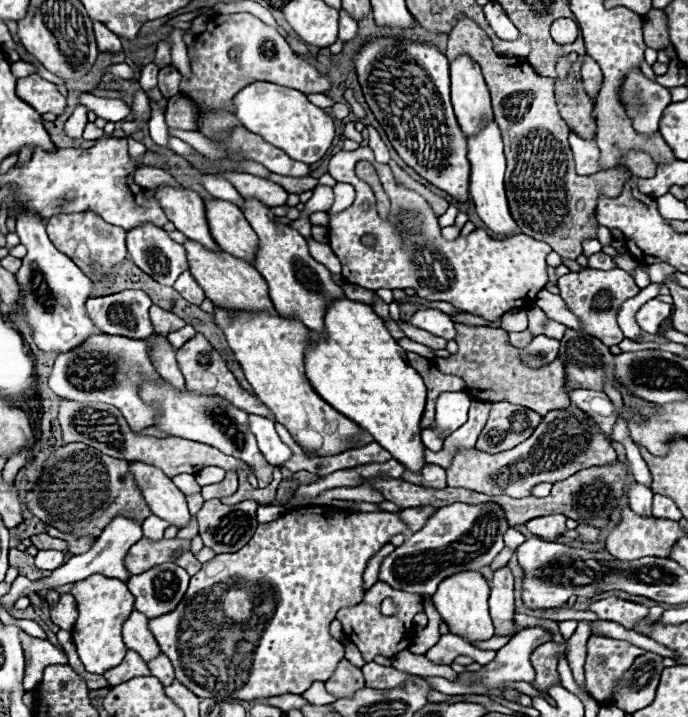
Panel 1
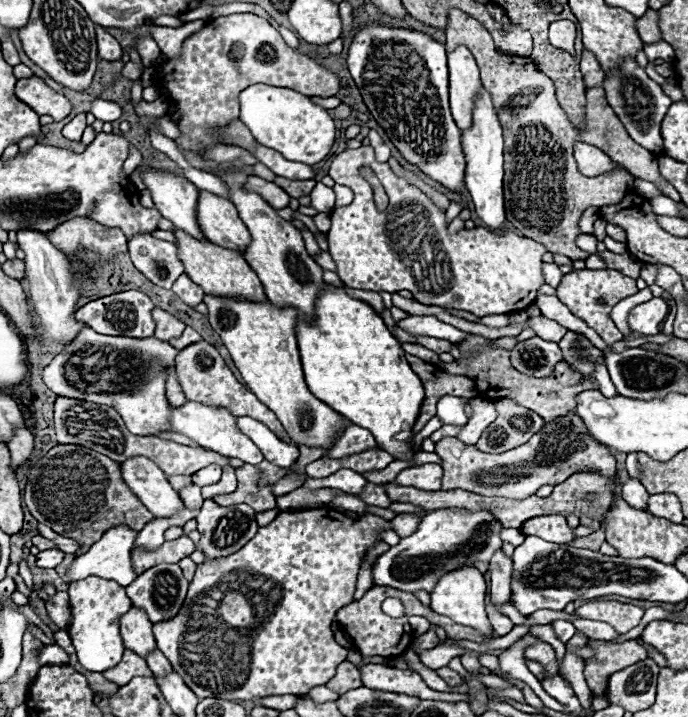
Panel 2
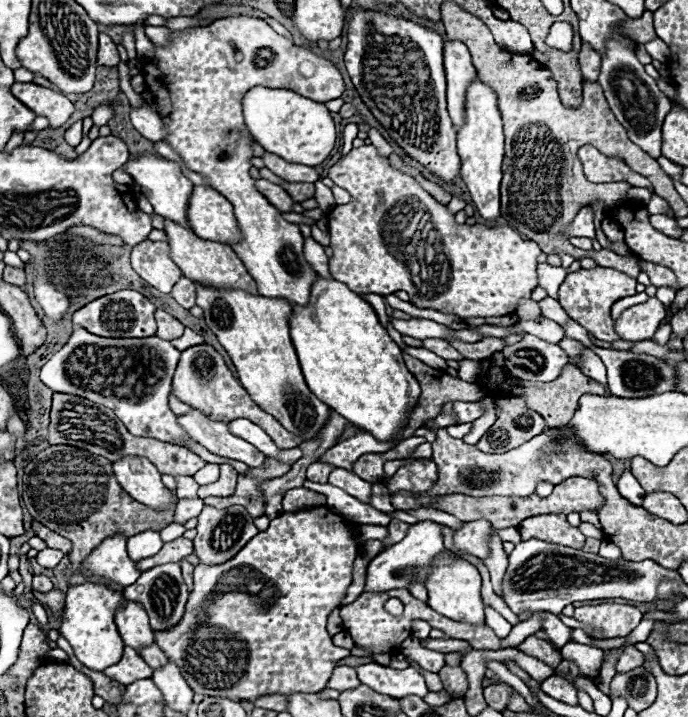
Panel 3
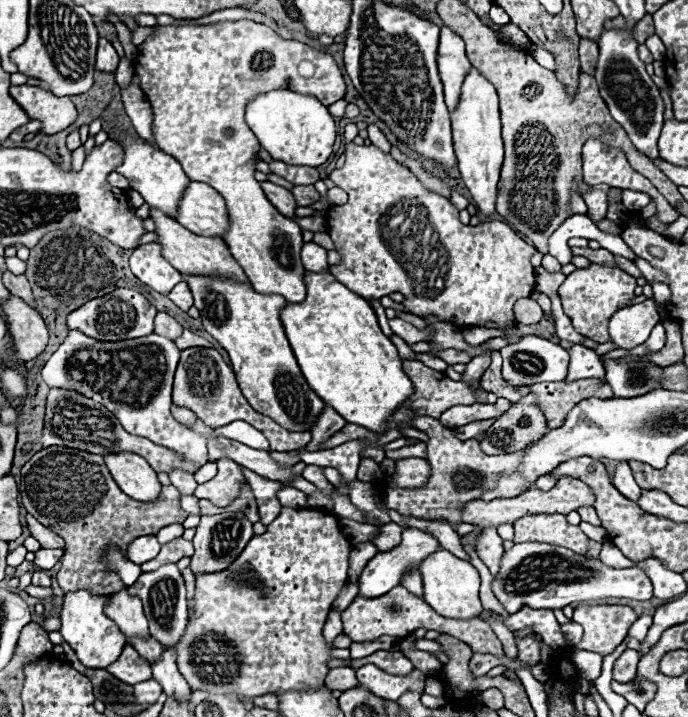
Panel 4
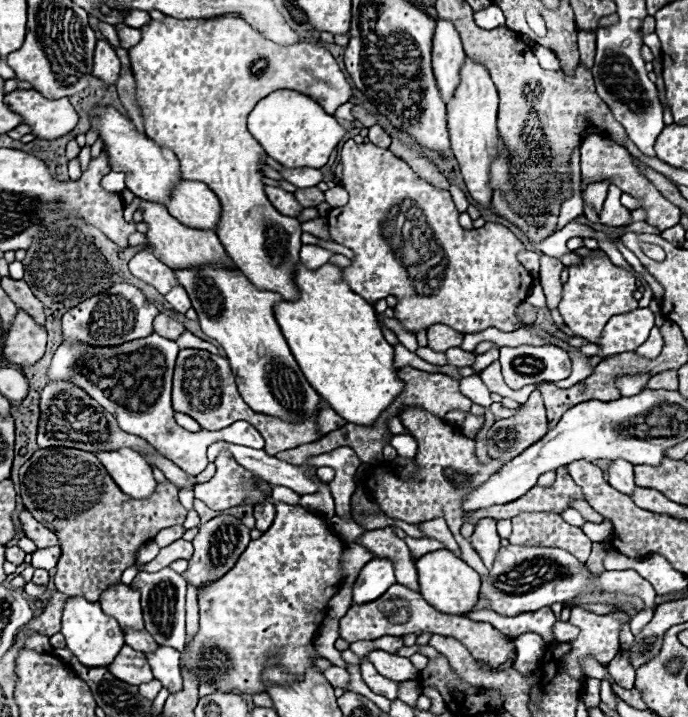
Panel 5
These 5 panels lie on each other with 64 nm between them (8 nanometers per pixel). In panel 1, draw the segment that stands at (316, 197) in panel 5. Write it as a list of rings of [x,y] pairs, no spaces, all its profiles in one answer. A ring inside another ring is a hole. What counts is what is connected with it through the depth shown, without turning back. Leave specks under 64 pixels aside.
[[[270,174],[272,182],[280,184],[286,192],[290,194],[302,194],[302,192],[308,192],[308,190],[314,190],[314,186],[318,184],[316,178],[312,176],[304,176],[304,178],[288,178],[288,176],[276,176],[276,174]]]

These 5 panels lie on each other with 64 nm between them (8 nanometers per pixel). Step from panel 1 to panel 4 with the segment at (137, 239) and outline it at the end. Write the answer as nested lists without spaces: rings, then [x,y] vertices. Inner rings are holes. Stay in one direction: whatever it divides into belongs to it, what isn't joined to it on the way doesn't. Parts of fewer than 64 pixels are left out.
[[[156,242],[138,246],[130,256],[130,270],[138,280],[152,286],[156,292],[168,294],[178,282],[182,282],[182,274],[162,258],[160,250],[162,248]]]

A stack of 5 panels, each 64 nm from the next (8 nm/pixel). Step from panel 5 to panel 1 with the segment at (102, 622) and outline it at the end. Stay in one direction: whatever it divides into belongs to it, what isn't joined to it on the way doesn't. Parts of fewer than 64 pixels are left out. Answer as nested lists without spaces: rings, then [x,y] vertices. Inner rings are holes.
[[[104,576],[76,582],[70,594],[78,606],[78,620],[72,628],[72,640],[76,644],[78,656],[88,672],[102,674],[124,660],[128,648],[122,642],[122,624],[134,610],[134,596],[128,592],[124,582]]]

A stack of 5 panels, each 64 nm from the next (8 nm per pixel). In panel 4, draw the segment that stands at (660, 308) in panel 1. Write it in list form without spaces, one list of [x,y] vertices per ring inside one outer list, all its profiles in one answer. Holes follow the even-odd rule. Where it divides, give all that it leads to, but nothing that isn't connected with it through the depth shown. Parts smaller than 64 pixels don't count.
[[[654,300],[622,308],[610,318],[608,324],[610,342],[616,346],[616,350],[632,350],[648,340],[652,328],[658,322],[660,314],[656,312]]]

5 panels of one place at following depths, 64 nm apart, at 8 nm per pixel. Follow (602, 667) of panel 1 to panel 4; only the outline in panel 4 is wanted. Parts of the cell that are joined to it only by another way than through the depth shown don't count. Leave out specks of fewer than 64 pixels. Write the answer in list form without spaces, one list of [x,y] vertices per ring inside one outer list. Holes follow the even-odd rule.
[[[624,650],[624,654],[616,660],[614,668],[614,680],[620,680],[622,684],[628,680],[634,680],[636,676],[636,666],[638,666],[638,652],[636,650]]]

